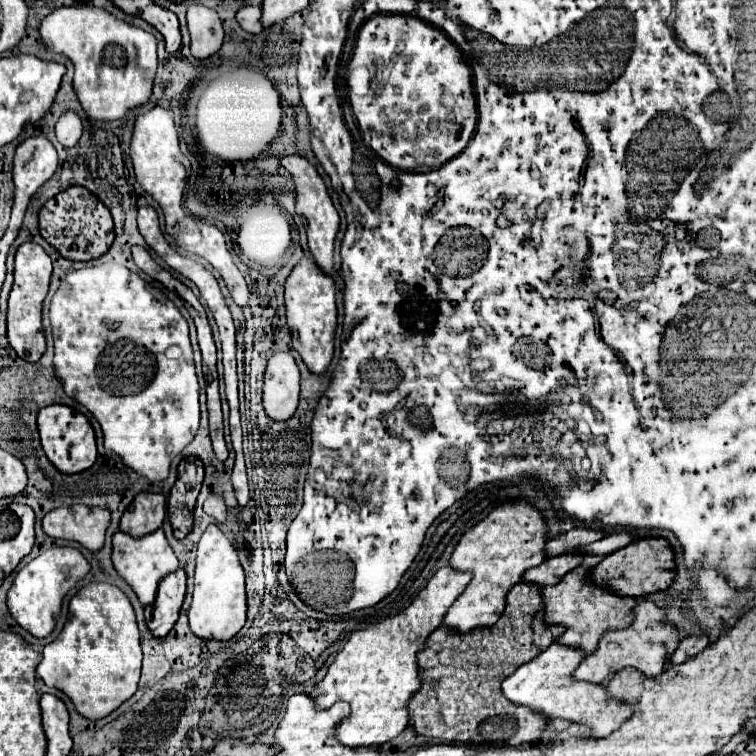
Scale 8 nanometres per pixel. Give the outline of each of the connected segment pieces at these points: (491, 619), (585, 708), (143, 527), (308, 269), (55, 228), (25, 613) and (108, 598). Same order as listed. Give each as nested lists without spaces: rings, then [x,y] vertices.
[[[518,499],[514,505],[496,507],[486,519],[466,531],[452,553],[450,565],[460,571],[474,571],[474,577],[448,609],[444,625],[460,633],[494,625],[504,611],[508,591],[520,583],[526,569],[540,565],[548,557],[544,555],[544,541],[548,541],[548,525],[540,511],[524,499]]]
[[[552,643],[546,651],[534,657],[530,663],[522,665],[514,675],[502,683],[502,693],[516,705],[528,705],[534,711],[544,713],[548,719],[566,719],[572,723],[588,725],[596,737],[610,735],[616,731],[624,719],[632,717],[632,705],[612,699],[606,687],[600,683],[586,683],[572,679],[578,663],[584,659],[584,651],[574,647],[564,647],[562,643]]]
[[[140,493],[122,515],[120,531],[132,537],[144,537],[160,529],[164,517],[166,517],[166,497],[156,493]]]
[[[310,257],[300,259],[286,279],[286,317],[292,333],[292,345],[300,353],[302,361],[312,373],[324,373],[334,355],[334,331],[336,331],[336,303],[334,303],[334,281],[324,275],[316,261]]]
[[[68,187],[66,191],[48,199],[40,209],[40,235],[64,259],[92,261],[104,255],[114,241],[114,223],[108,207],[84,187]]]
[[[54,547],[40,557],[32,559],[22,571],[16,573],[16,579],[8,591],[8,609],[14,621],[24,627],[34,637],[48,637],[54,627],[56,619],[60,615],[62,599],[64,595],[86,577],[90,571],[90,563],[84,559],[84,555],[74,547]]]
[[[90,583],[72,597],[70,619],[64,625],[58,639],[44,647],[44,659],[36,667],[36,673],[48,687],[66,693],[82,717],[96,721],[110,715],[114,709],[118,709],[126,699],[130,699],[136,693],[140,679],[140,665],[142,665],[142,649],[130,599],[114,585]]]

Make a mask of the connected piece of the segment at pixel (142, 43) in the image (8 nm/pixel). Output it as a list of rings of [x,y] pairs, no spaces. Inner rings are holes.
[[[80,3],[48,13],[40,23],[40,37],[50,51],[64,53],[74,63],[74,91],[92,119],[122,119],[126,111],[150,99],[156,75],[156,39],[152,33],[116,19],[104,9]]]

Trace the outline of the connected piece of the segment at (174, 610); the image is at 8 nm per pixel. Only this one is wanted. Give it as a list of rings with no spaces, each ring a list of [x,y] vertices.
[[[178,569],[160,581],[158,597],[152,605],[152,617],[148,621],[148,629],[154,637],[166,637],[170,633],[184,603],[184,595],[186,595],[184,569]]]

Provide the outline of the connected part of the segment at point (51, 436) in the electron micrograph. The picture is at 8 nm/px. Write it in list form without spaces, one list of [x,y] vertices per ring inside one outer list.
[[[48,405],[38,413],[38,433],[40,433],[40,441],[42,441],[42,449],[48,457],[48,461],[60,469],[66,475],[72,473],[80,473],[86,471],[94,465],[96,461],[96,437],[94,437],[94,429],[88,423],[88,419],[66,407],[66,405]]]

